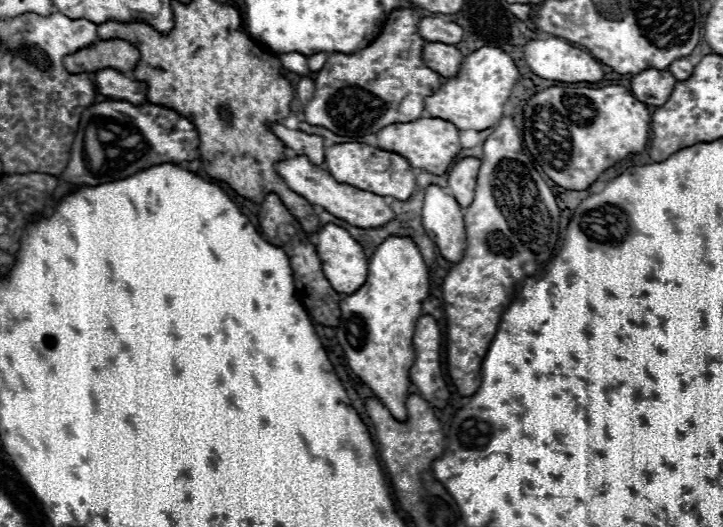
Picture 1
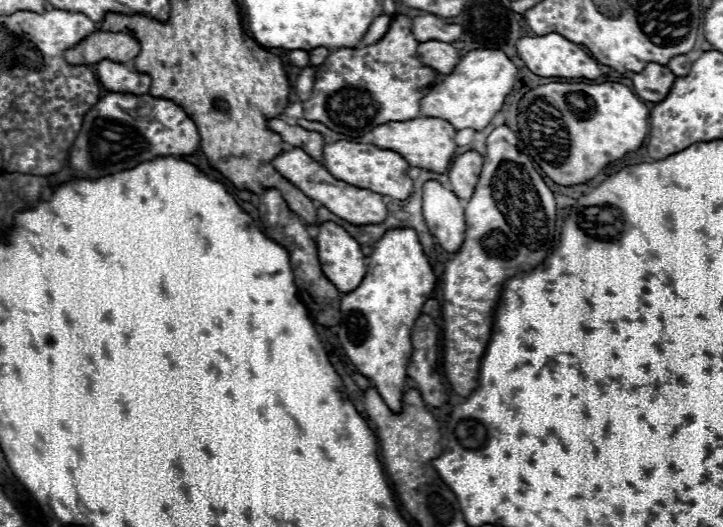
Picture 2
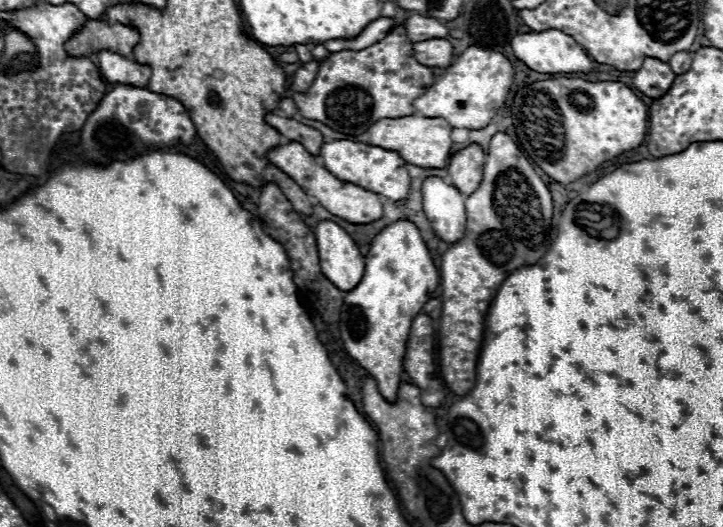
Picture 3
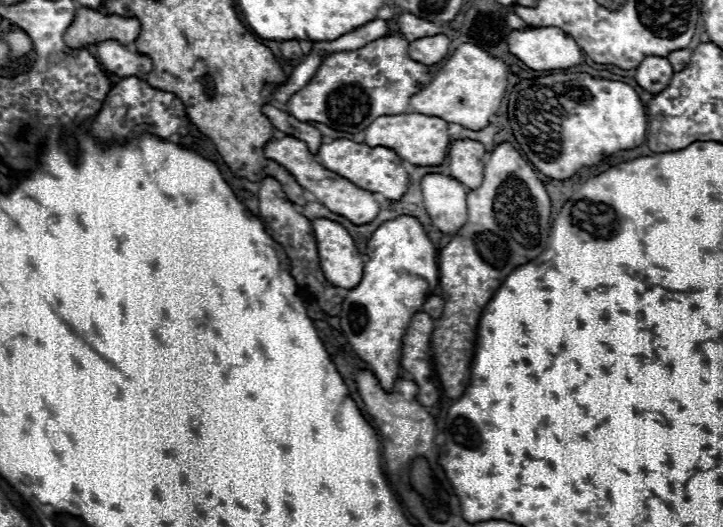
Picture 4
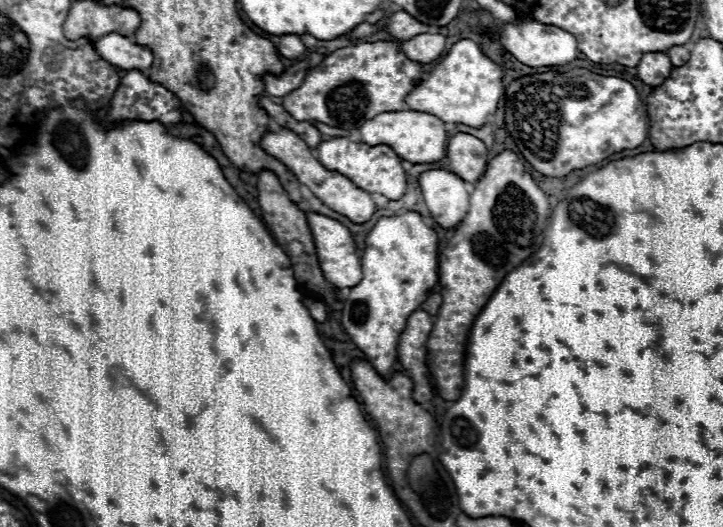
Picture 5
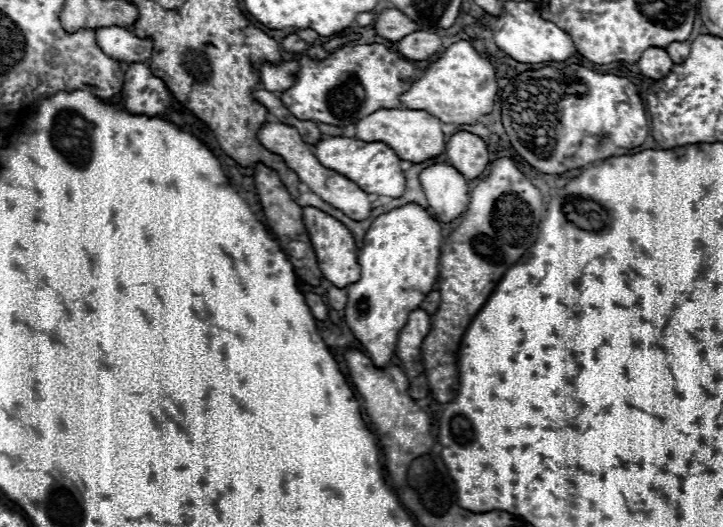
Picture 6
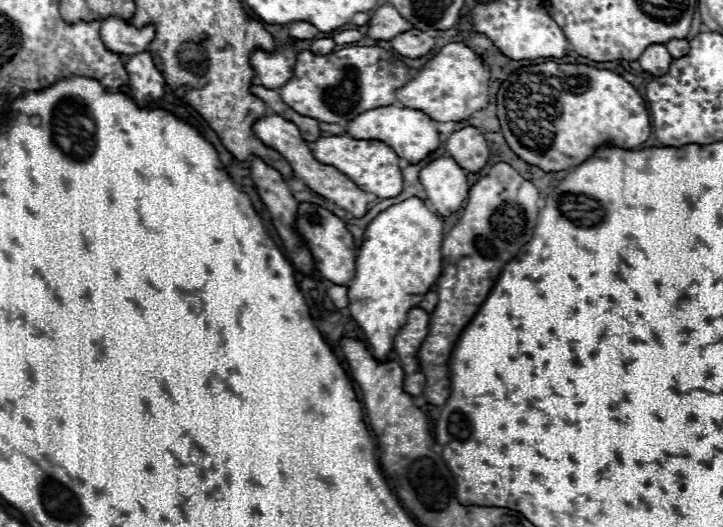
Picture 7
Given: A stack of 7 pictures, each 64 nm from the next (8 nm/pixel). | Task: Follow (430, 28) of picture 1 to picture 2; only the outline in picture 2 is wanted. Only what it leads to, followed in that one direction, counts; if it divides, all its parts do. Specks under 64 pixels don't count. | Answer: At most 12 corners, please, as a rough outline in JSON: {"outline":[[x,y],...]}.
{"outline":[[438,16],[412,18],[418,42],[454,42],[458,24],[444,24]]}

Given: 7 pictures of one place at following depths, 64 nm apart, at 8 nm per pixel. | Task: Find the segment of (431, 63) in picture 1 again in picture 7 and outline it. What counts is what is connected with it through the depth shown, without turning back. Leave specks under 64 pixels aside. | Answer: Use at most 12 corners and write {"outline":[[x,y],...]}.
{"outline":[[412,28],[390,44],[406,58],[420,58],[432,50],[434,38]]}

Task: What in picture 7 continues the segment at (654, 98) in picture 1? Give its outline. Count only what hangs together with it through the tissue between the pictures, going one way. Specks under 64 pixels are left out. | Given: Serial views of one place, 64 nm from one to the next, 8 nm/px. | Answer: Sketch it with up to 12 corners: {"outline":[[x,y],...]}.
{"outline":[[650,44],[638,62],[654,76],[666,74],[672,62],[664,44]]}

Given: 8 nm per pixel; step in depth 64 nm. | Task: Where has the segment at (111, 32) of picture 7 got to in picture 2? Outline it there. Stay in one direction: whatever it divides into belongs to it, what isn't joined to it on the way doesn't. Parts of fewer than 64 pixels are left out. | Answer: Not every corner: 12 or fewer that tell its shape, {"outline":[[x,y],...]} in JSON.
{"outline":[[102,60],[94,66],[110,92],[148,94],[150,76]]}

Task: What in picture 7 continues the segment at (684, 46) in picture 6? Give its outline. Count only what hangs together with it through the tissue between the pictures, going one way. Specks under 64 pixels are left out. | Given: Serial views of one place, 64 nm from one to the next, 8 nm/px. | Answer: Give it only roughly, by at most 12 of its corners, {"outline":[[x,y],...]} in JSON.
{"outline":[[686,38],[666,42],[672,58],[682,58],[690,50]]}

